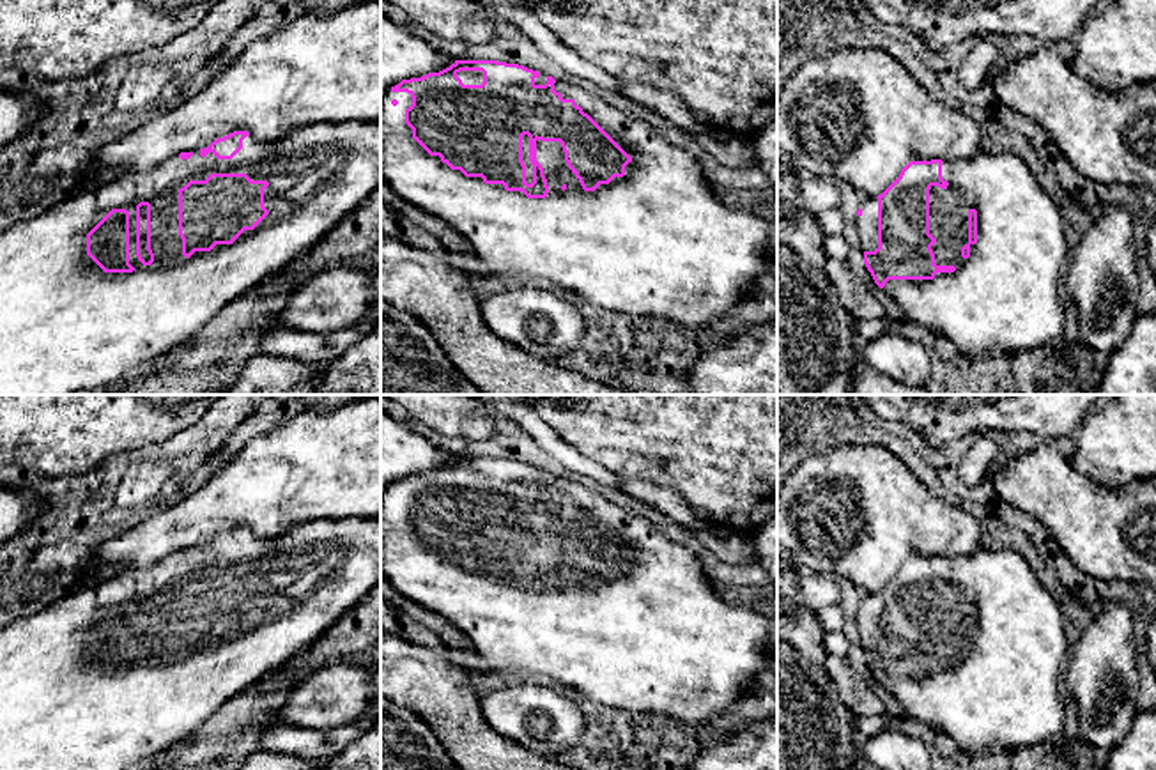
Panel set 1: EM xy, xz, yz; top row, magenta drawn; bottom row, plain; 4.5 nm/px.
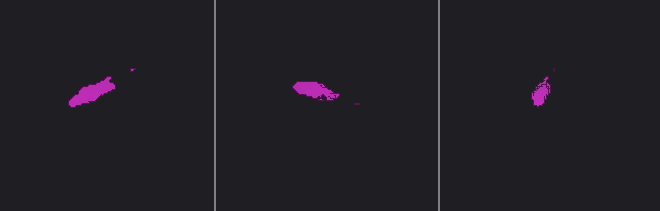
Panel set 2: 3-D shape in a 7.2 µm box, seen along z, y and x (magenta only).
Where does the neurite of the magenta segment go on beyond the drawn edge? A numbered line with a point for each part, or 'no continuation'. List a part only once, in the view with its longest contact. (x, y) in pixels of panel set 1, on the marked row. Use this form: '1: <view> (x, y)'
1: xz (657, 243)

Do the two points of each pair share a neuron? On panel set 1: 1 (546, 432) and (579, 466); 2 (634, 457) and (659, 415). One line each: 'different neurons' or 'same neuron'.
1: same neuron
2: same neuron

